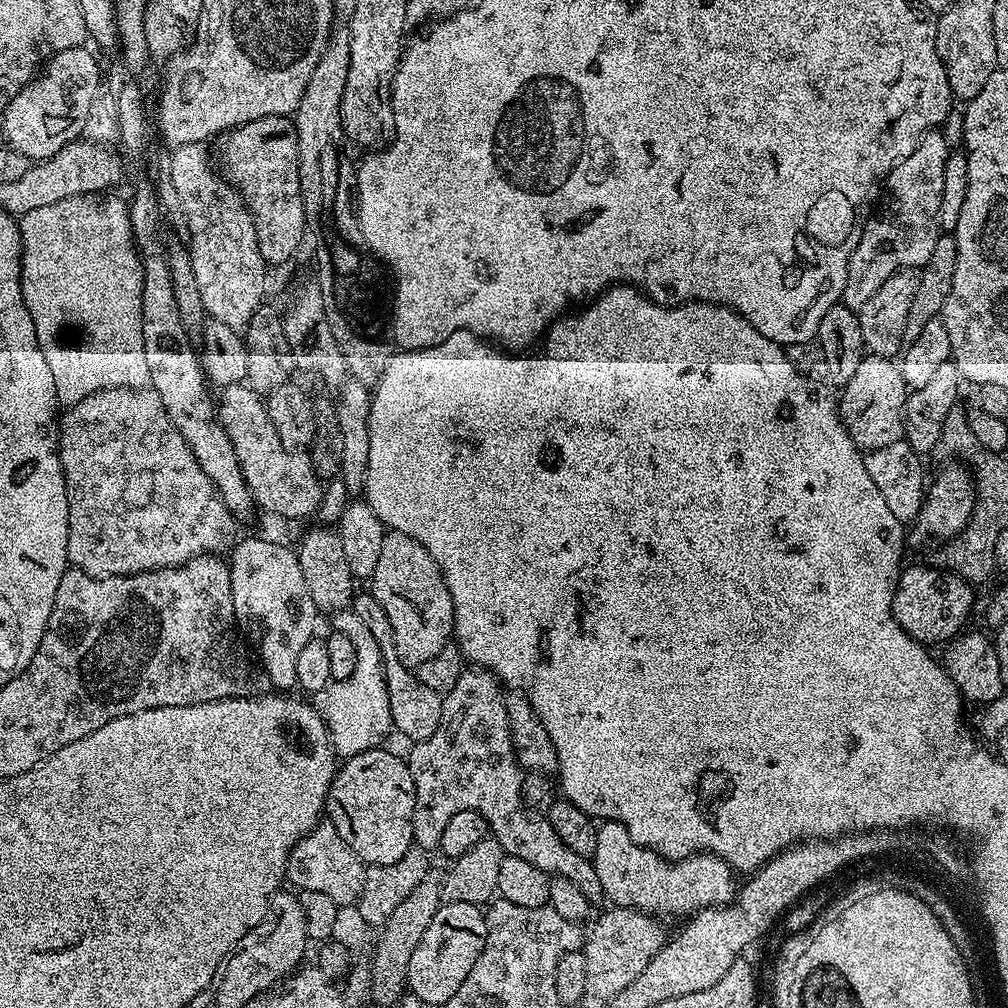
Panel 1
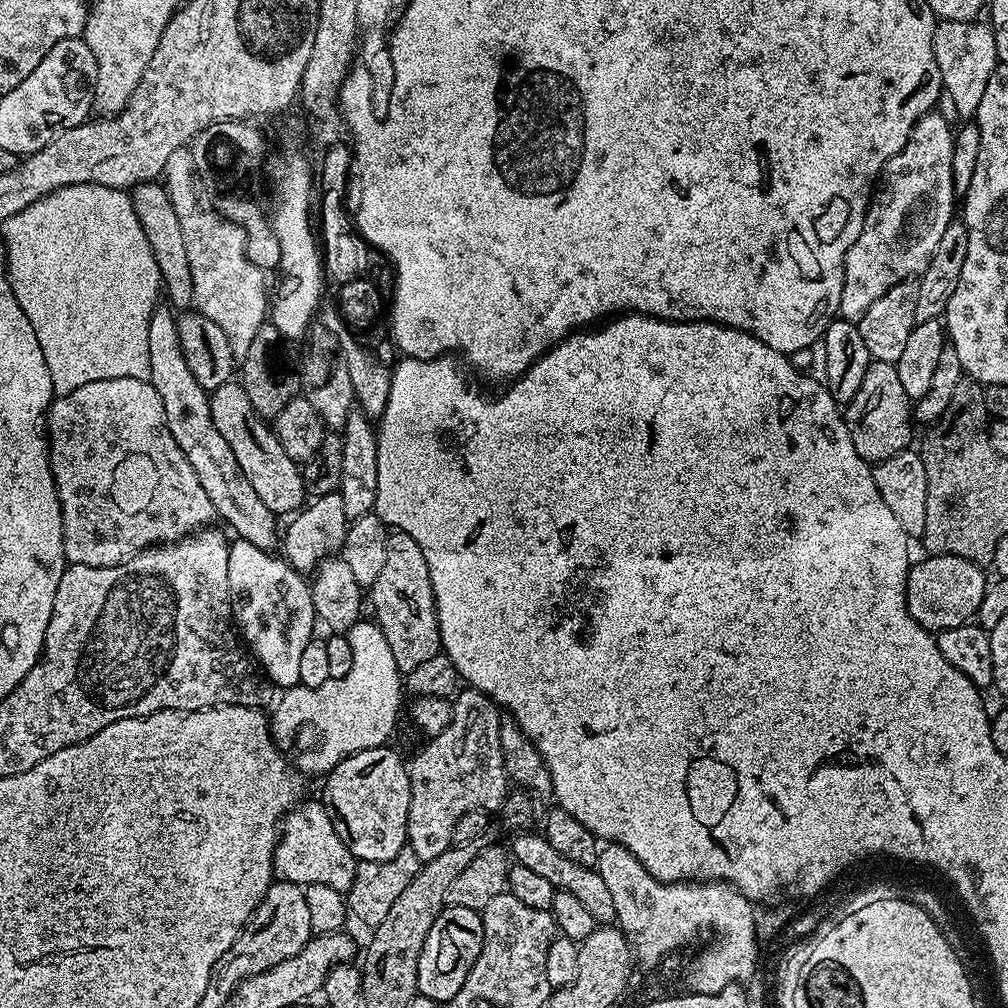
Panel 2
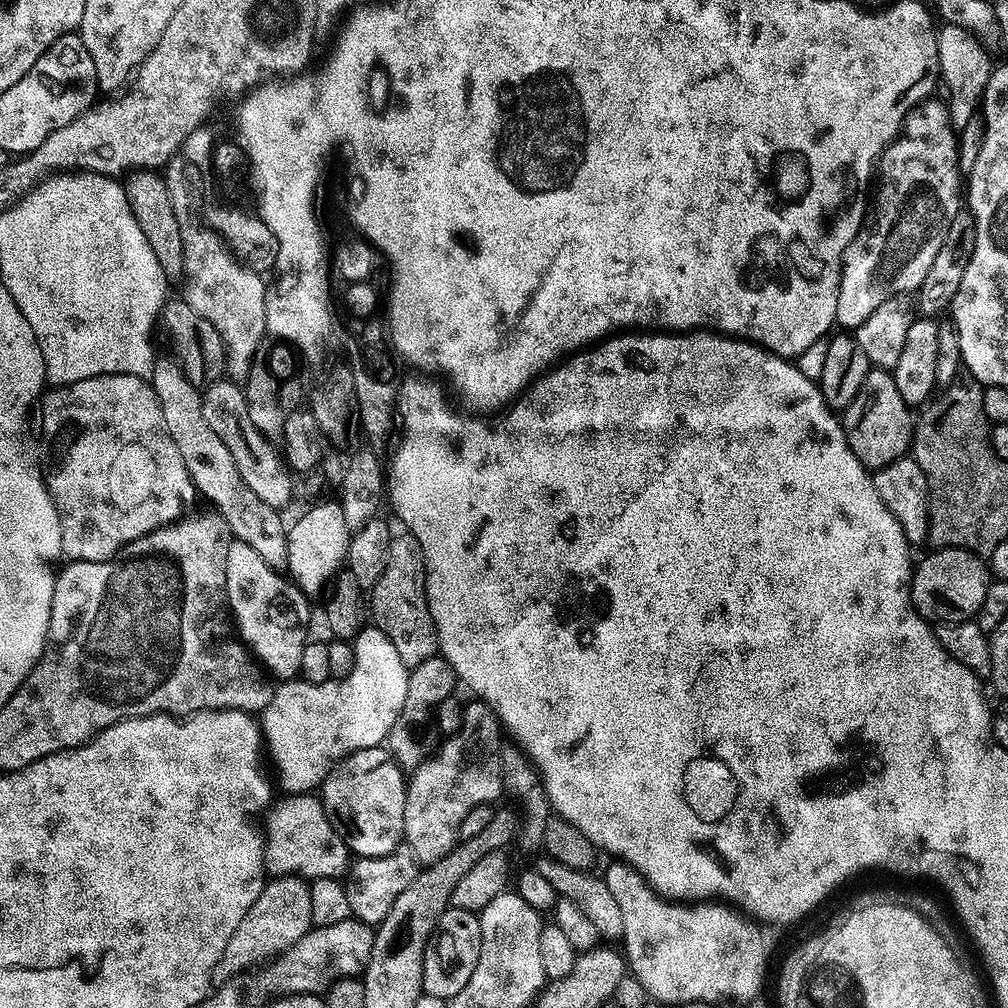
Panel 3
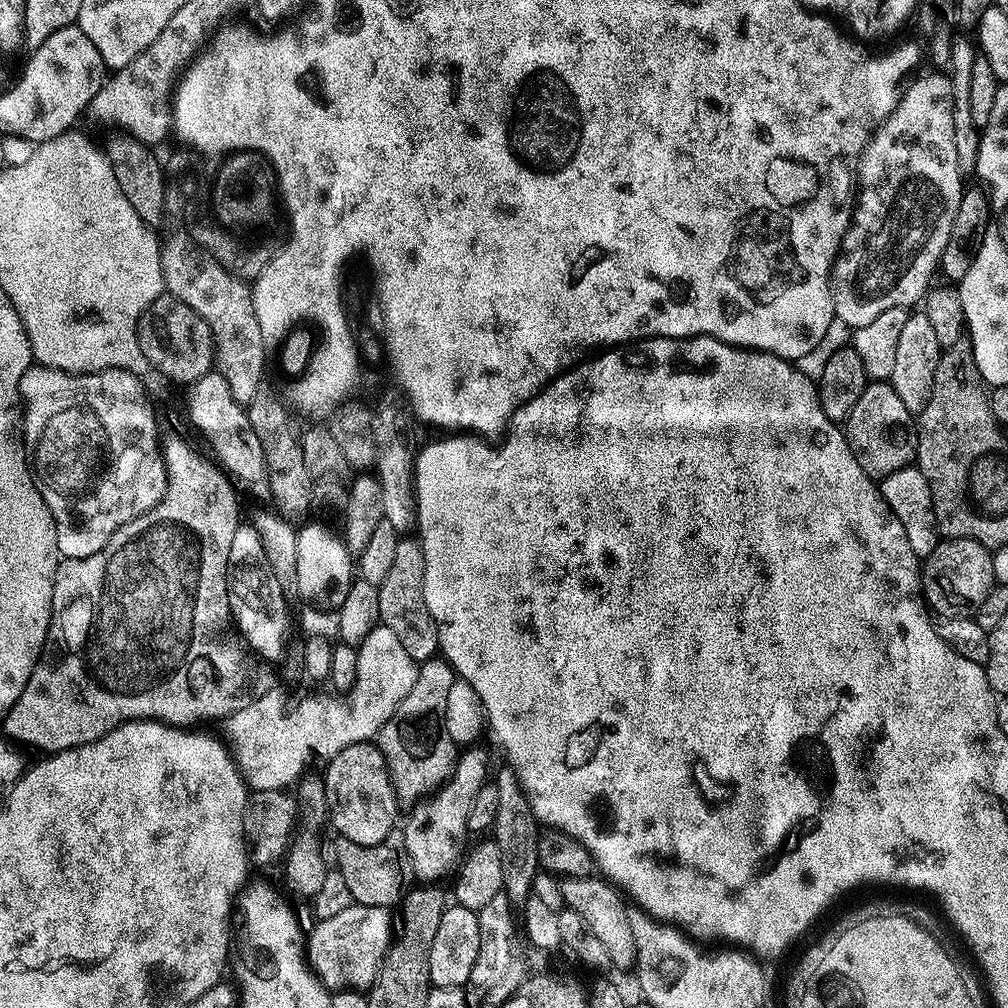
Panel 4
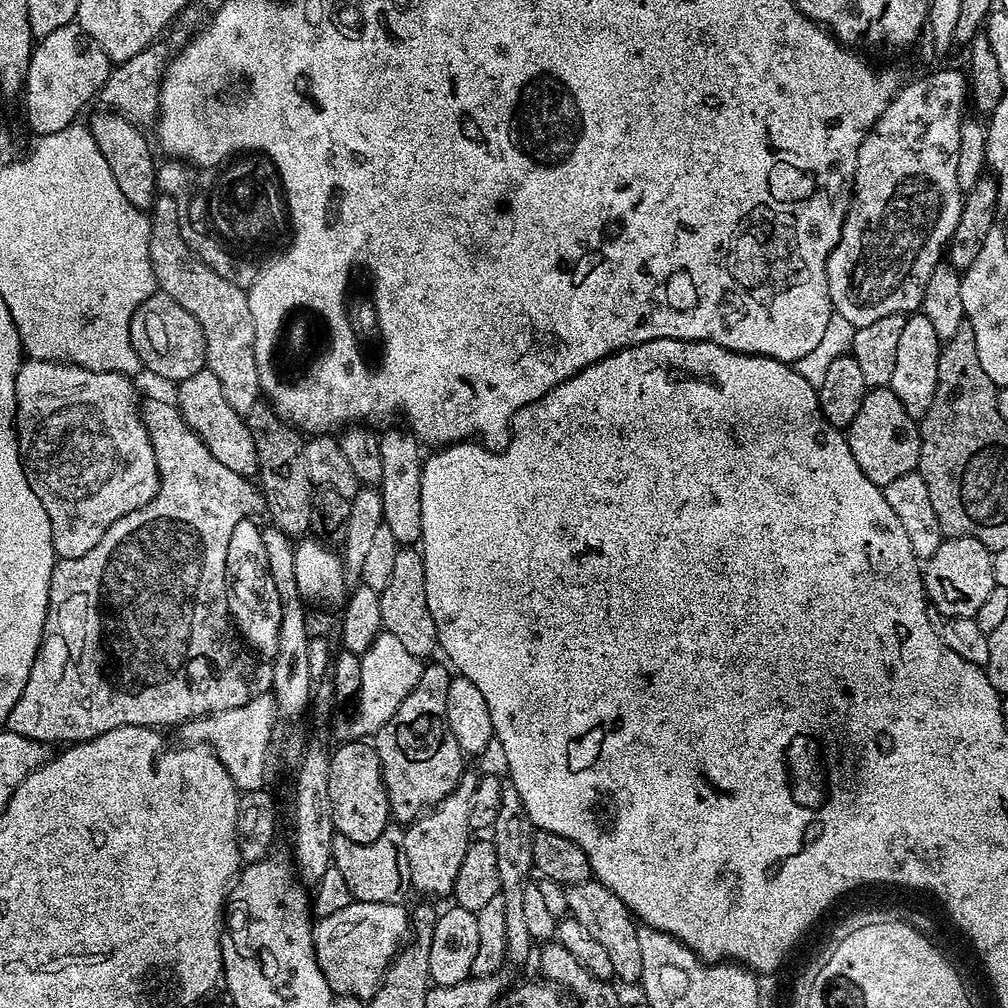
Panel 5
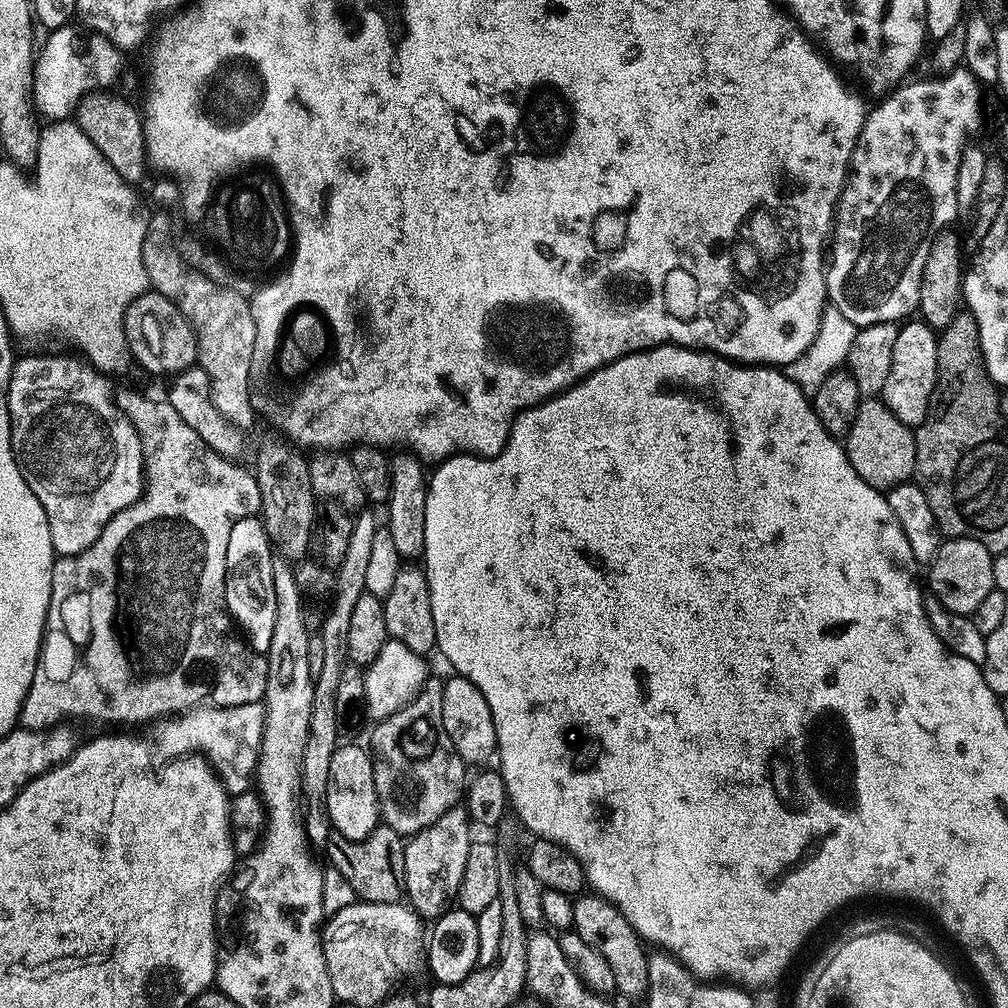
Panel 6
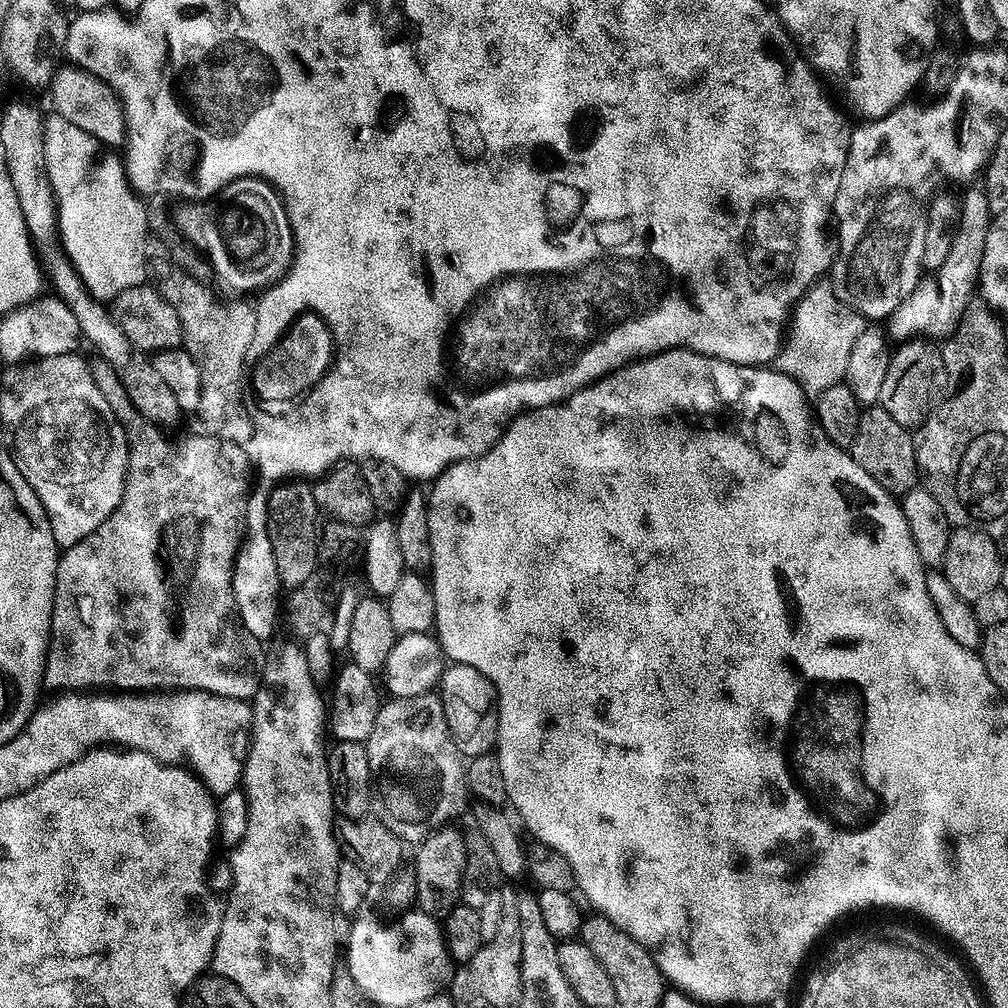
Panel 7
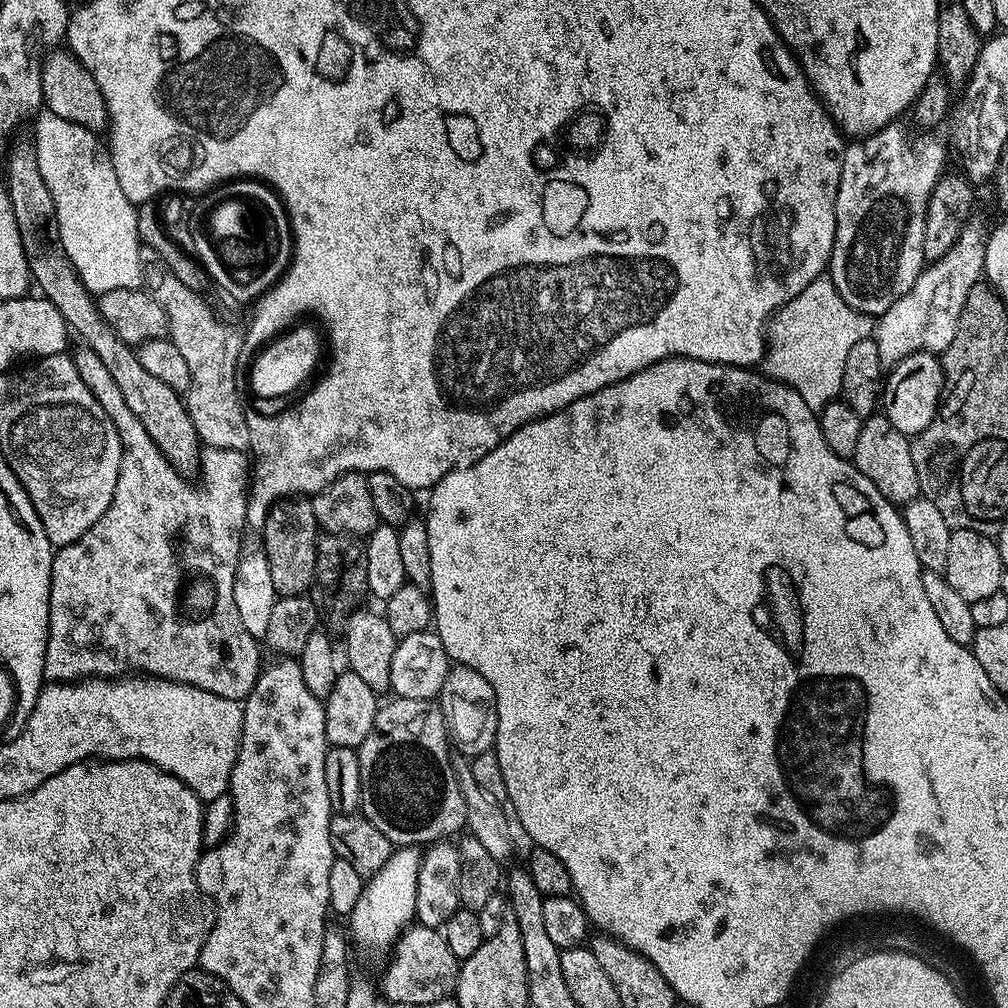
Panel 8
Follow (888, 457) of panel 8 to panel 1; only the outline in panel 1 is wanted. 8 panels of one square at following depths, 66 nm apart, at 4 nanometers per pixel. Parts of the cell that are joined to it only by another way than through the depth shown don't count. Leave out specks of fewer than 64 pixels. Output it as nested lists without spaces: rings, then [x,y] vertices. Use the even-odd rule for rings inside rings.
[[[865,354],[862,362],[858,362],[858,370],[854,370],[854,378],[843,385],[844,392],[838,396],[838,411],[840,421],[846,426],[850,438],[855,442],[857,448],[864,452],[882,450],[882,446],[890,446],[894,442],[904,439],[904,403],[910,389],[900,373],[900,365],[895,359],[887,356],[873,356]]]

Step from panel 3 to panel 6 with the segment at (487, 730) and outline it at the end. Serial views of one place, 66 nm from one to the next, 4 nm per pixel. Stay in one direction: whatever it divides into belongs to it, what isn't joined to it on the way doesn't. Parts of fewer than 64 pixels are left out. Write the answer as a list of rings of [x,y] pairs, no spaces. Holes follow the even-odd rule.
[[[457,806],[446,810],[446,814],[442,814],[438,822],[426,826],[426,830],[407,837],[404,846],[404,896],[411,908],[422,918],[442,915],[455,901],[458,886],[462,886],[462,873],[466,871],[466,854],[470,854],[470,846],[474,839],[472,831],[474,828],[468,819],[467,807]]]

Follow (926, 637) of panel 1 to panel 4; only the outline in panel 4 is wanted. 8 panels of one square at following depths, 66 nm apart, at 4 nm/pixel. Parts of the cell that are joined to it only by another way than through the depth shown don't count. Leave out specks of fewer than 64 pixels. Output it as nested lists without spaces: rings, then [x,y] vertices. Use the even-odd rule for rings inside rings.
[[[958,538],[957,540],[941,539],[940,543],[936,545],[936,549],[923,561],[920,573],[923,603],[940,618],[972,616],[976,608],[982,606],[983,600],[986,599],[986,594],[990,594],[990,590],[995,584],[992,552],[986,546],[982,546],[970,538]]]

